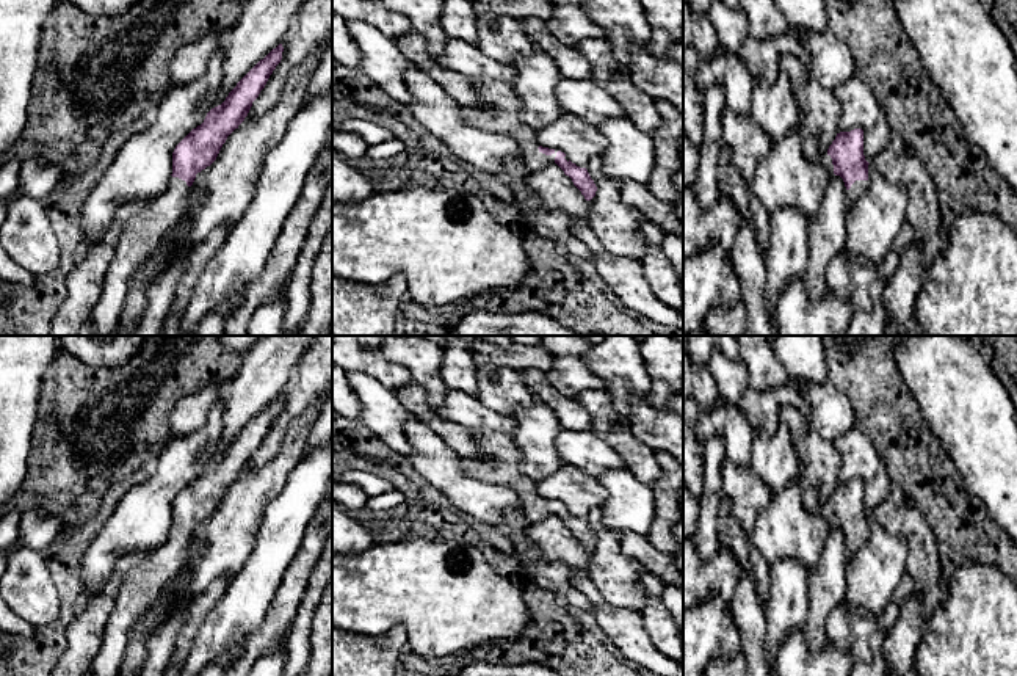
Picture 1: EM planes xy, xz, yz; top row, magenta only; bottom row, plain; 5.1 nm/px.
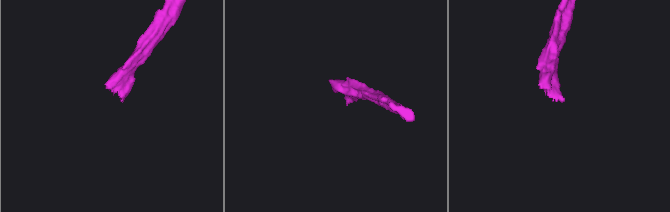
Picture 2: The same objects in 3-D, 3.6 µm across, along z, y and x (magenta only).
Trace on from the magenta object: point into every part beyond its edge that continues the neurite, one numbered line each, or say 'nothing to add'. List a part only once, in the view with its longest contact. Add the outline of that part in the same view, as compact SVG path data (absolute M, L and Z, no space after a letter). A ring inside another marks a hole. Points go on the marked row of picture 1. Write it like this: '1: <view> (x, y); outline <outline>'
1: xz (499, 109); outline M481 78L470 82L478 96L478 102L462 108L465 122L487 132L511 136L519 146L519 157L530 171L539 171L555 163L558 151L545 155L537 149L537 132L520 119L522 100L509 83Z

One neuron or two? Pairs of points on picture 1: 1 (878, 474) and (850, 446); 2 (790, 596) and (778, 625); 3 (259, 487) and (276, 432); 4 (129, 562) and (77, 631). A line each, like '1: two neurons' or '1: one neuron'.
1: one neuron
2: one neuron
3: two neurons
4: one neuron

